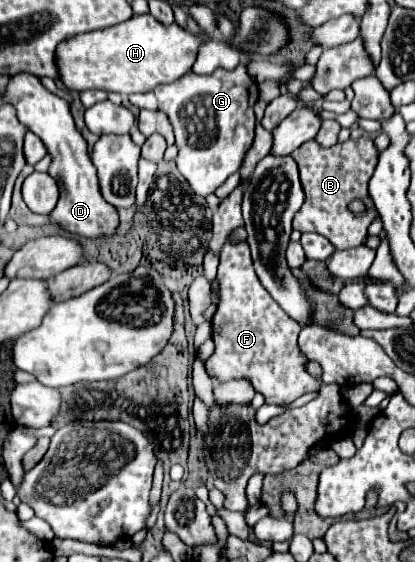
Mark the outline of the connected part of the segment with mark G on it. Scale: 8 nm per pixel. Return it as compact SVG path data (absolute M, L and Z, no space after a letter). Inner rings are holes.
M243 51L239 65L231 71L219 67L211 75L187 73L175 83L155 87L159 111L167 113L175 129L175 143L179 147L179 155L175 159L177 169L201 197L211 195L229 175L237 173L243 165L245 153L253 145L253 105L257 103L257 83L247 71L249 63L251 55Z

